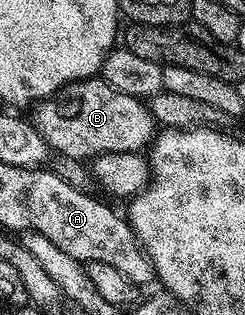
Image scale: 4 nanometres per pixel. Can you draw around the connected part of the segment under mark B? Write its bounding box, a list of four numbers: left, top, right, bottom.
[35,77,158,161]

